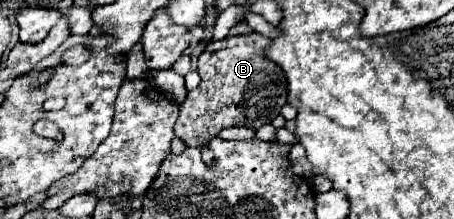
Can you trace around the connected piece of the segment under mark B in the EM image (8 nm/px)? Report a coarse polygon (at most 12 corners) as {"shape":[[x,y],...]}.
{"shape":[[247,21],[207,45],[175,123],[187,147],[257,131],[287,103],[285,73]]}

